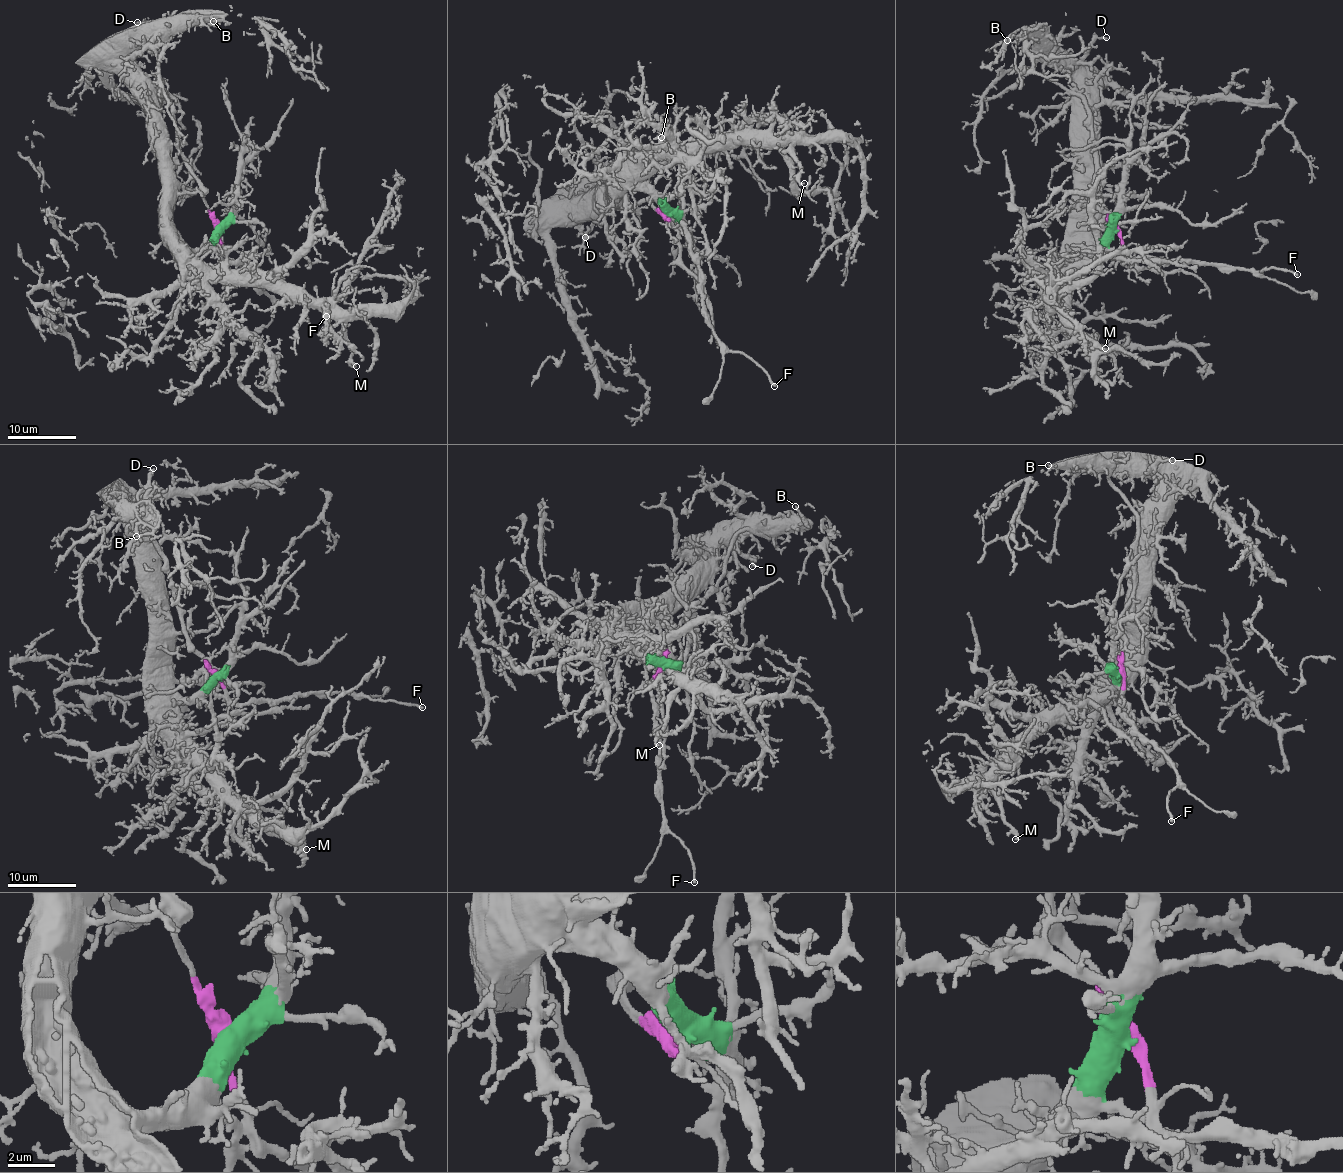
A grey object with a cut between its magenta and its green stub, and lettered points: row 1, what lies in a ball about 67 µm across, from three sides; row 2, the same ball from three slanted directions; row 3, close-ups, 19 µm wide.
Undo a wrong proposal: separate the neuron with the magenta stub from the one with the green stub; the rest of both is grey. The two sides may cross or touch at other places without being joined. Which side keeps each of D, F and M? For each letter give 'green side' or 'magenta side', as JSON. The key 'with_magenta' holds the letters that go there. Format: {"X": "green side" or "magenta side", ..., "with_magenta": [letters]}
{"D": "green side", "F": "magenta side", "M": "green side", "with_magenta": ["F"]}

